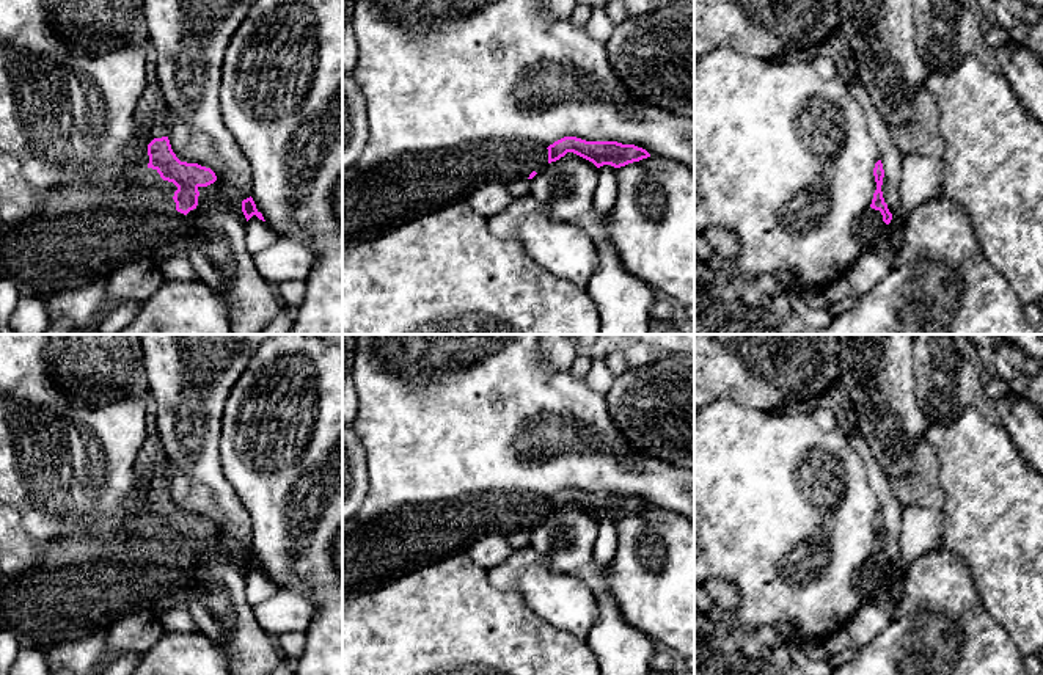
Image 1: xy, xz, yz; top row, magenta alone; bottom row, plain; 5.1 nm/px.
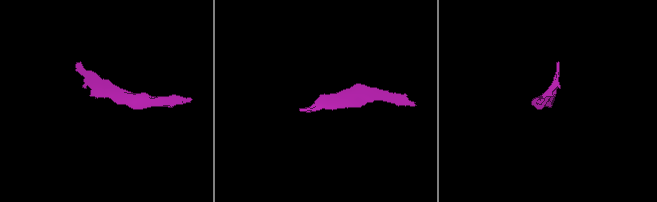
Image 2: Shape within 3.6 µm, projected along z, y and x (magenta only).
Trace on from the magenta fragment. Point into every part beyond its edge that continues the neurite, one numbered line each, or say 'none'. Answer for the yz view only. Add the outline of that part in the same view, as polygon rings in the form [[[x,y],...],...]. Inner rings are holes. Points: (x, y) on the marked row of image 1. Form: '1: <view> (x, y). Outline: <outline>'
1: yz (866, 226). Outline: [[[869,207],[862,215],[853,221],[853,235],[861,243],[861,248],[870,248],[875,235],[886,231],[889,224],[883,221],[880,210]]]

